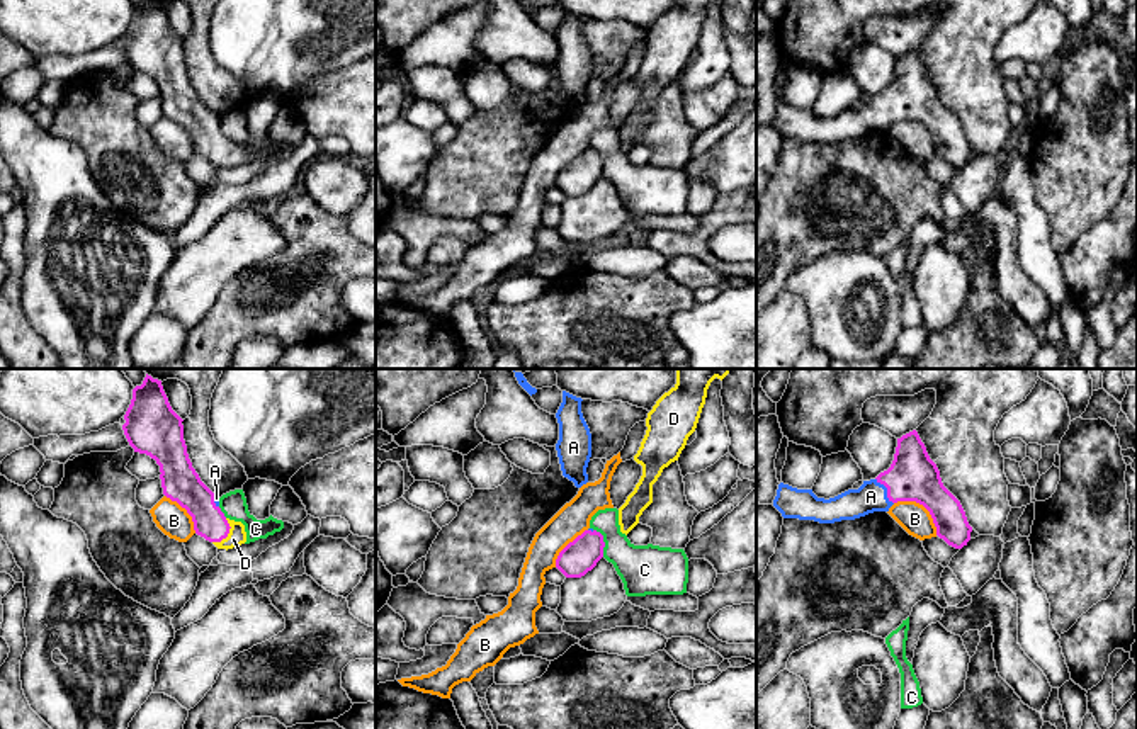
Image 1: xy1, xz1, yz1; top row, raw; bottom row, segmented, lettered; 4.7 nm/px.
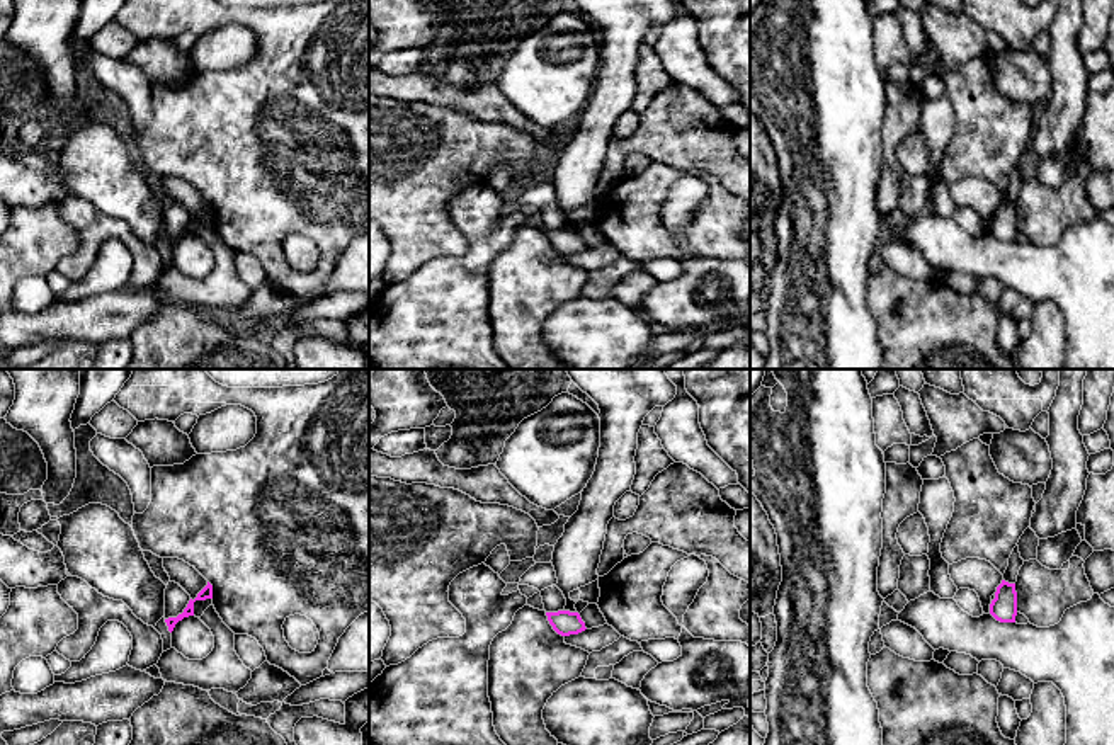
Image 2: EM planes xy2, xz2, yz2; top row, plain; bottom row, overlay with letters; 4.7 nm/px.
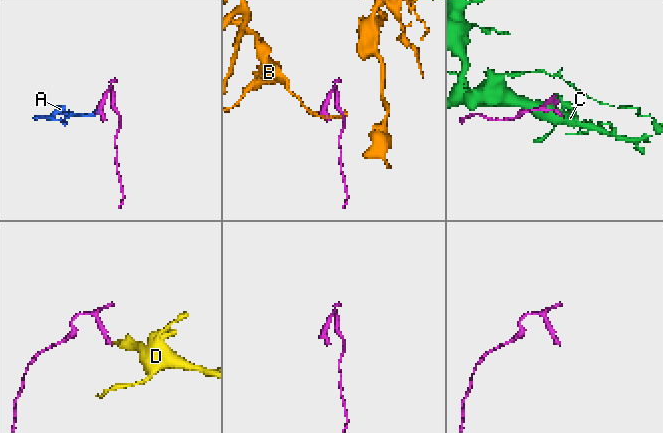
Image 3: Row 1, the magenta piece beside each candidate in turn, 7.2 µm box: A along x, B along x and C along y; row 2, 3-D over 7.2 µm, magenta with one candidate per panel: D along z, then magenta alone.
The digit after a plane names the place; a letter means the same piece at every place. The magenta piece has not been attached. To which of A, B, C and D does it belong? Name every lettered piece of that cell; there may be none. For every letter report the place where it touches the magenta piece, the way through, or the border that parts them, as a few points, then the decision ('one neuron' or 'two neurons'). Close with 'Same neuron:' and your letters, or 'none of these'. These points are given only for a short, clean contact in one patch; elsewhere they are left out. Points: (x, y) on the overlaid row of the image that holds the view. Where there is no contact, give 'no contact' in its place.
A: meets magenta in yz1 at (888, 491); runs through yz1 (913, 476), (896, 483), (888, 491), (871, 497); one neuron
B: meets magenta in yz1 at (923, 505); border along yz1 (894, 502), (918, 502), (928, 512), (937, 534); two neurons
C: meets magenta in xz1 at (604, 542); border along xz1 (593, 529), (602, 536), (604, 556); two neurons
D: meets magenta in xy1 at (228, 532); runs through xy1 (209, 522), (216, 529), (228, 532), (237, 536); one neuron
Same neuron: A, D

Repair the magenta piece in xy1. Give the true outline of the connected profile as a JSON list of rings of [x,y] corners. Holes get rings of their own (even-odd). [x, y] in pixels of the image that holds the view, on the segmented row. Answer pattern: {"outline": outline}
{"outline": [[[146,374],[143,384],[133,389],[124,420],[122,430],[129,445],[156,461],[163,494],[187,510],[195,534],[218,549],[245,544],[245,525],[224,517],[219,496],[192,467],[184,440],[184,420],[172,410],[161,381]]]}

